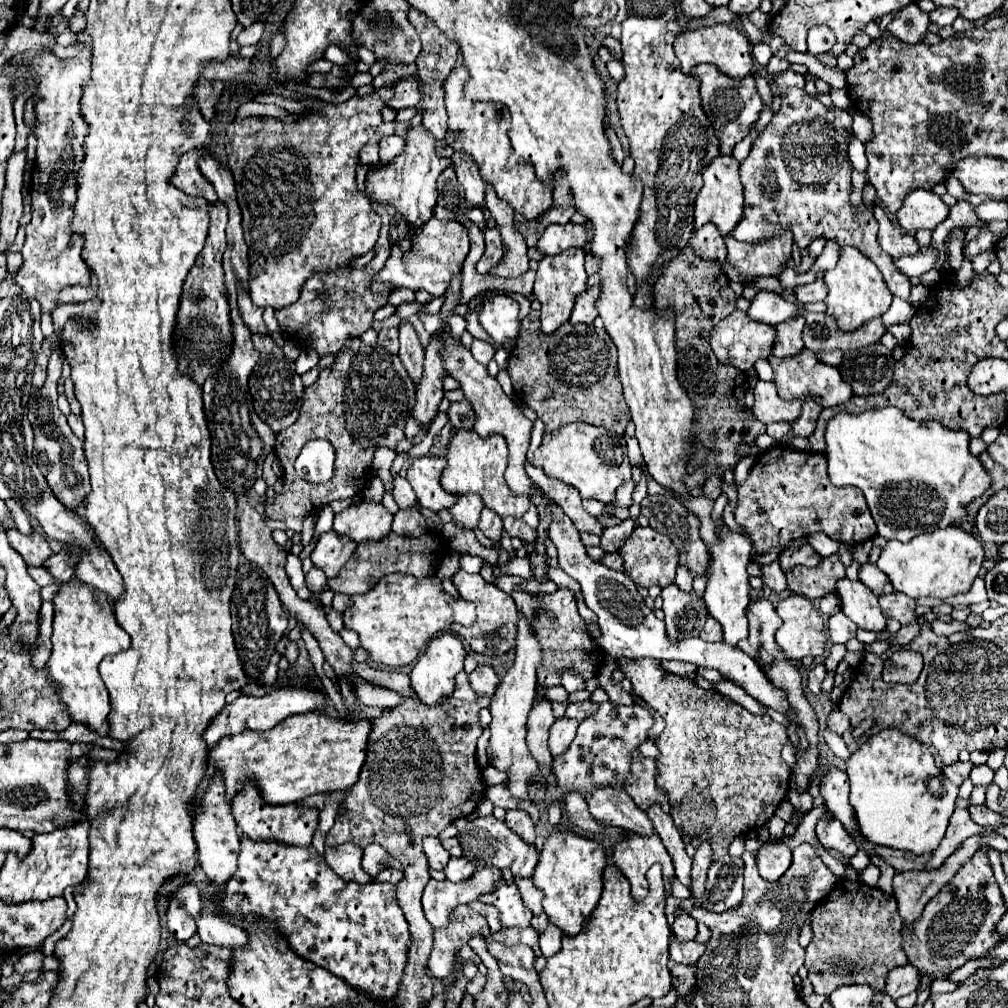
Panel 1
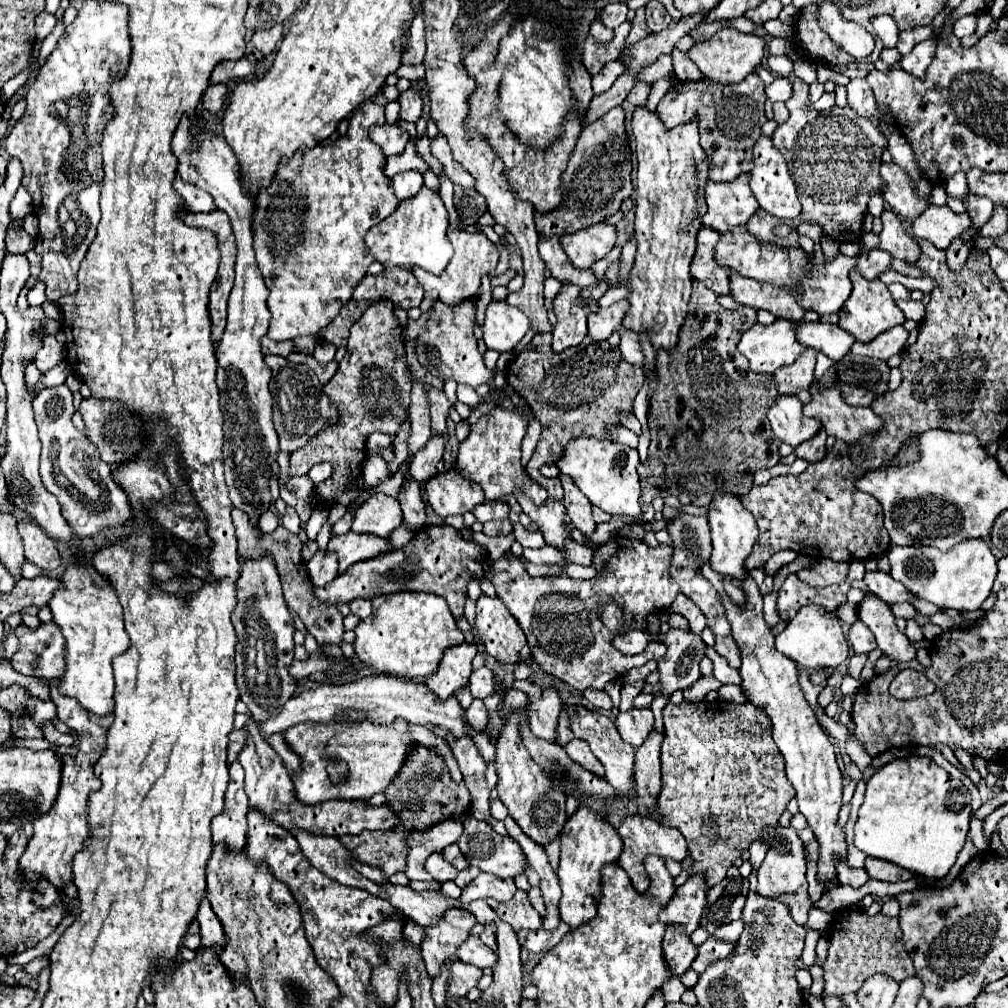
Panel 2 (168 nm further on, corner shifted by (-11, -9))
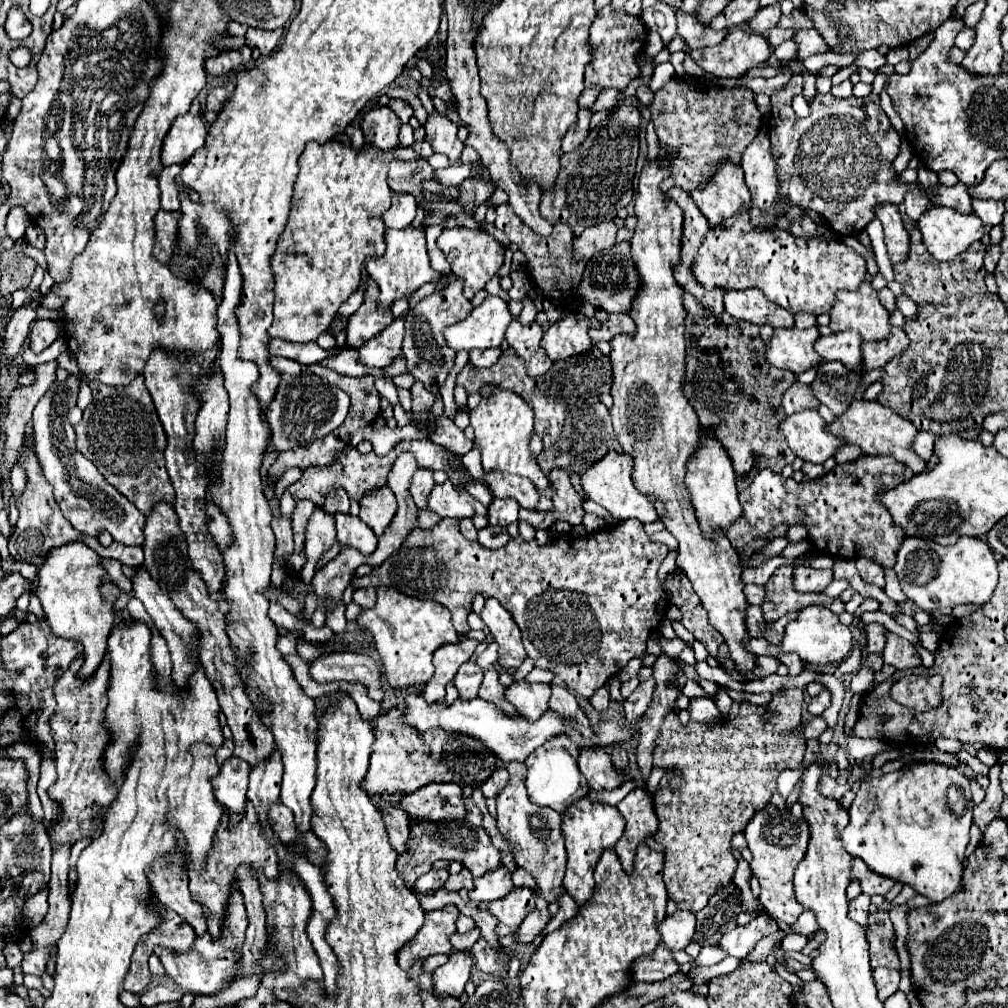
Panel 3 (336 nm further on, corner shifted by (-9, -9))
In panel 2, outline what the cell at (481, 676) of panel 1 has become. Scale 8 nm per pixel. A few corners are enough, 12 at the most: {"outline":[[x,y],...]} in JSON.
{"outline":[[474,669],[468,681],[472,697],[484,699],[494,691],[494,673]]}

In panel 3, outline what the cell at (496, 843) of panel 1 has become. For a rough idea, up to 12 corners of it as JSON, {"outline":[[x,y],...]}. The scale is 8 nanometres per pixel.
{"outline":[[410,821],[410,857],[396,869],[408,889],[434,861],[474,877],[502,865],[484,827]]}

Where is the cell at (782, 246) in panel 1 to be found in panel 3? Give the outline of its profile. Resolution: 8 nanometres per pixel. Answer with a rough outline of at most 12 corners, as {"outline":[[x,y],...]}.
{"outline":[[726,291],[724,309],[756,325],[792,327],[794,315],[762,291]]}

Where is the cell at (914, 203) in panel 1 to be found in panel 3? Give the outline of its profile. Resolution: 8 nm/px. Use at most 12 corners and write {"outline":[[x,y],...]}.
{"outline":[[932,207],[918,221],[922,243],[950,261],[990,227],[978,215]]}

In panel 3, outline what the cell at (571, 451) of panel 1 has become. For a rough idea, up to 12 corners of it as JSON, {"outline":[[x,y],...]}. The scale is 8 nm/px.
{"outline":[[608,451],[580,475],[592,499],[620,521],[656,521],[634,487],[634,457]]}

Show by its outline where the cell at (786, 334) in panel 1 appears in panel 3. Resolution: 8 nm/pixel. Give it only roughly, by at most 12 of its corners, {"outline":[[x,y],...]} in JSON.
{"outline":[[794,381],[782,397],[786,415],[816,409],[812,385]]}

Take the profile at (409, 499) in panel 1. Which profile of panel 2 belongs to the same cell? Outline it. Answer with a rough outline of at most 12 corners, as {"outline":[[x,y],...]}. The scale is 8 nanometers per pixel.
{"outline":[[402,523],[392,533],[392,551],[404,547],[412,537],[412,531]]}

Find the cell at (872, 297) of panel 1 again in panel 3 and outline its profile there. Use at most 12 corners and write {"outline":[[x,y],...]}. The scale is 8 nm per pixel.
{"outline":[[862,283],[838,293],[830,329],[860,331],[864,341],[890,335],[890,311]]}

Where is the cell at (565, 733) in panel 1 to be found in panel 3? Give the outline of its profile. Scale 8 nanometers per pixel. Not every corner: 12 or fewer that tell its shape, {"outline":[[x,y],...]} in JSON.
{"outline":[[580,749],[578,765],[592,789],[626,781],[602,749]]}

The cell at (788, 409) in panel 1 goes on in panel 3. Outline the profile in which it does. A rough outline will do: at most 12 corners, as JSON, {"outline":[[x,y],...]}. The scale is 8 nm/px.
{"outline":[[816,409],[780,423],[788,447],[804,461],[834,457],[844,441],[826,431]]}

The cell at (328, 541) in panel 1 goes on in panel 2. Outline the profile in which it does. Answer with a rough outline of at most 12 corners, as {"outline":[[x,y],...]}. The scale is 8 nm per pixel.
{"outline":[[368,533],[332,535],[328,551],[340,573],[388,549],[388,539]]}

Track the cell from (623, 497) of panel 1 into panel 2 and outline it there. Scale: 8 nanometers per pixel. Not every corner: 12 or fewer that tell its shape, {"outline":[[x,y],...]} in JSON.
{"outline":[[694,281],[656,357],[652,499],[742,497],[780,461],[774,375],[738,357],[756,311]]}

